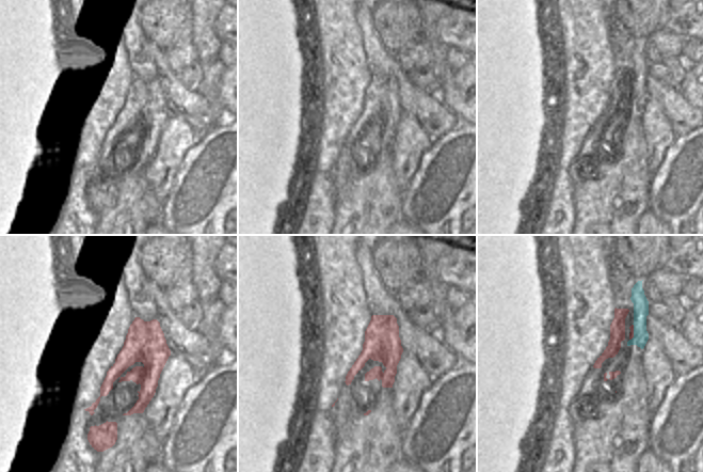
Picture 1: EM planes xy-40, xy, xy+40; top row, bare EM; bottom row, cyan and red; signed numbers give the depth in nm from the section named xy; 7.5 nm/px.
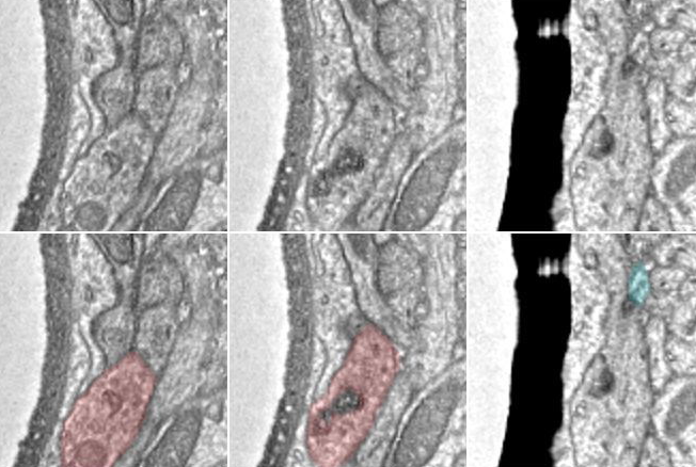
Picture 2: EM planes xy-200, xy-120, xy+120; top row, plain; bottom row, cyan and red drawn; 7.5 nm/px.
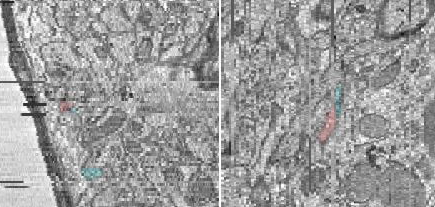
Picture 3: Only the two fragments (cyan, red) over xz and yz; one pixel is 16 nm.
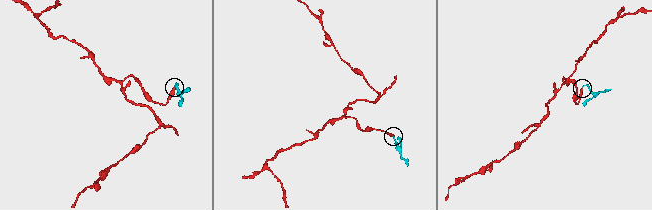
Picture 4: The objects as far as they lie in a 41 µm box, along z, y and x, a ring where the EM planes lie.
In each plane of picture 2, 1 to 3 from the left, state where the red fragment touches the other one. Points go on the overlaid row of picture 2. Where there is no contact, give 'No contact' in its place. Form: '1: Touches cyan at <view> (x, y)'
1: No contact
2: No contact
3: No contact.

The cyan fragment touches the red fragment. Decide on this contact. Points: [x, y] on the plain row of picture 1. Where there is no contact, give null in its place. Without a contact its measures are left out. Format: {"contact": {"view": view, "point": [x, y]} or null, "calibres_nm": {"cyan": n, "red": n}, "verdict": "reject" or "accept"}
{"contact": {"view": "xy+40", "point": [634, 93]}, "calibres_nm": {"cyan": 110, "red": 30}, "verdict": "accept"}

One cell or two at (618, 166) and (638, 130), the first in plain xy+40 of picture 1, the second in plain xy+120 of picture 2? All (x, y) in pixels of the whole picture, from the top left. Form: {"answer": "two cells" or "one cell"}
{"answer": "one cell"}

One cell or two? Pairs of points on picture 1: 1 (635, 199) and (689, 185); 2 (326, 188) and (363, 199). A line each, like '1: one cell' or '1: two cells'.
1: two cells
2: two cells

